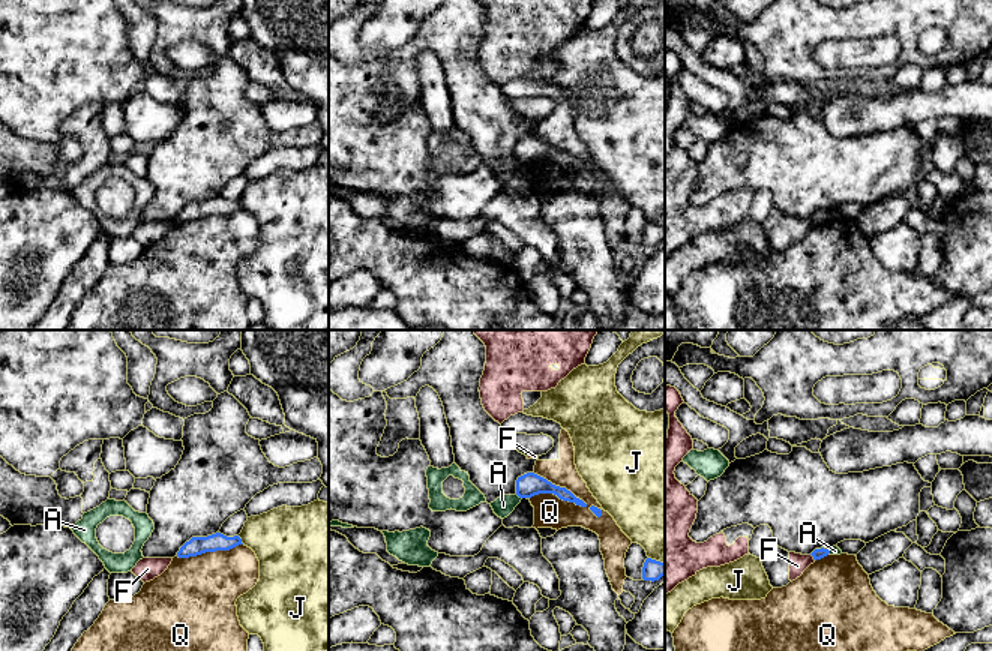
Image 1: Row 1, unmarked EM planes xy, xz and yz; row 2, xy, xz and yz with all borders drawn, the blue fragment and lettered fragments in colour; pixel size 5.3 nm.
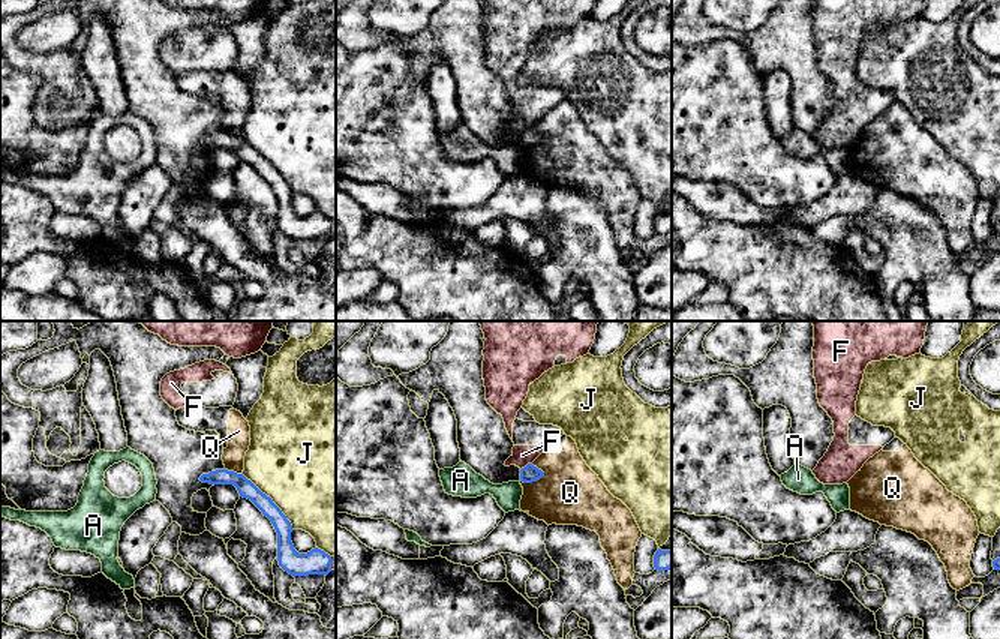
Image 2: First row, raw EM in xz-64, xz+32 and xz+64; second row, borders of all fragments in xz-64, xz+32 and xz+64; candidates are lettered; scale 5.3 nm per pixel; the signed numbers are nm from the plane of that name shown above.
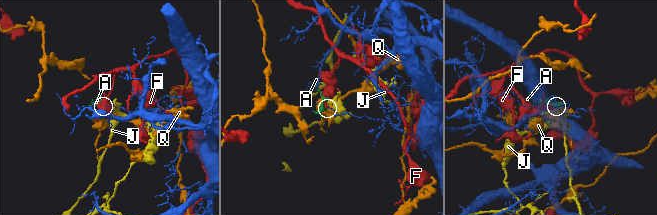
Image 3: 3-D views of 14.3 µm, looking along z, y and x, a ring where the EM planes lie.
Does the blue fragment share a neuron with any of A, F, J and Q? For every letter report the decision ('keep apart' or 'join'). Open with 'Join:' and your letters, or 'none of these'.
Join: none of these
A: keep apart
F: keep apart
J: keep apart
Q: keep apart

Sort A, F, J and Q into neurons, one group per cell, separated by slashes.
A / F / J / Q

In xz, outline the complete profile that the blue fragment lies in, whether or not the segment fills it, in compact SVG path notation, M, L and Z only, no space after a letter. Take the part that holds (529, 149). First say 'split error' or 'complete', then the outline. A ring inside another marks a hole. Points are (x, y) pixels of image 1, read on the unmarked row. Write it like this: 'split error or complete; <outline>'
complete; M527 136L516 144L516 159L519 162L531 162L539 158L554 158L563 165L575 166L576 170L587 171L587 168L576 162L570 154L566 152L560 152L548 146L546 142L534 138Z

